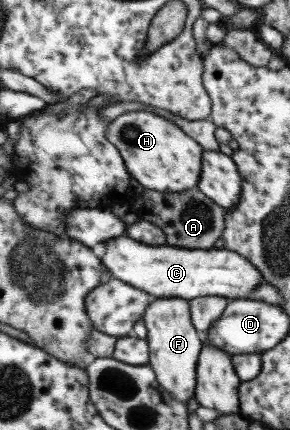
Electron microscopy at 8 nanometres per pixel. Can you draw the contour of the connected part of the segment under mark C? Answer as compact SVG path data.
M126 234L105 240L103 244L104 254L99 259L110 273L110 278L120 280L130 287L143 290L153 298L172 297L192 300L201 296L221 296L229 300L246 299L258 285L264 284L262 276L258 274L258 270L252 264L237 252L224 248L187 249L166 244L149 245L138 242Z

